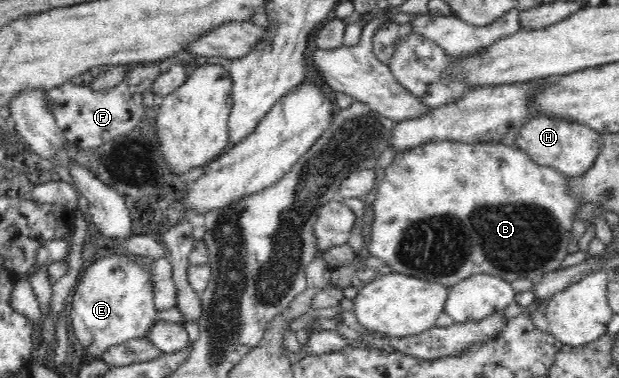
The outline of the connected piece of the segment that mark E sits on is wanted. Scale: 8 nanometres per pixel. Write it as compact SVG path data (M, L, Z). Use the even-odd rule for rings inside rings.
M109 255L93 262L78 280L71 303L74 333L83 349L99 359L107 349L147 336L158 320L155 295L148 265L125 255Z

